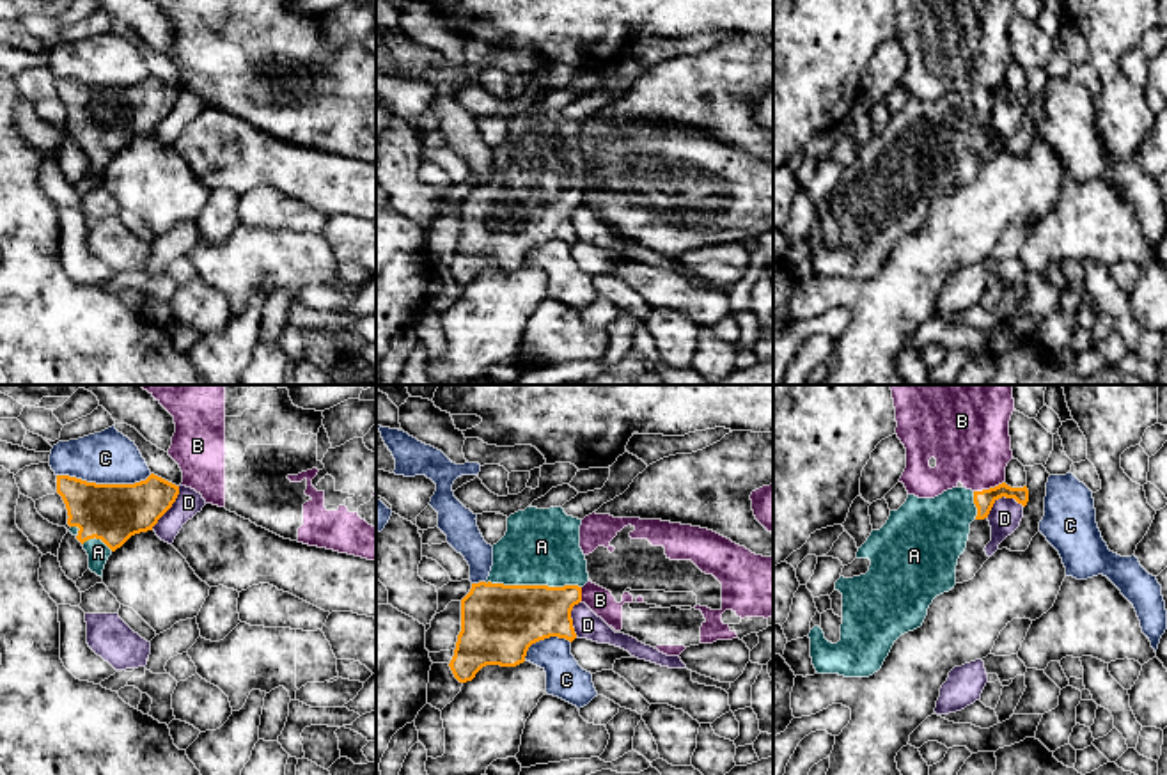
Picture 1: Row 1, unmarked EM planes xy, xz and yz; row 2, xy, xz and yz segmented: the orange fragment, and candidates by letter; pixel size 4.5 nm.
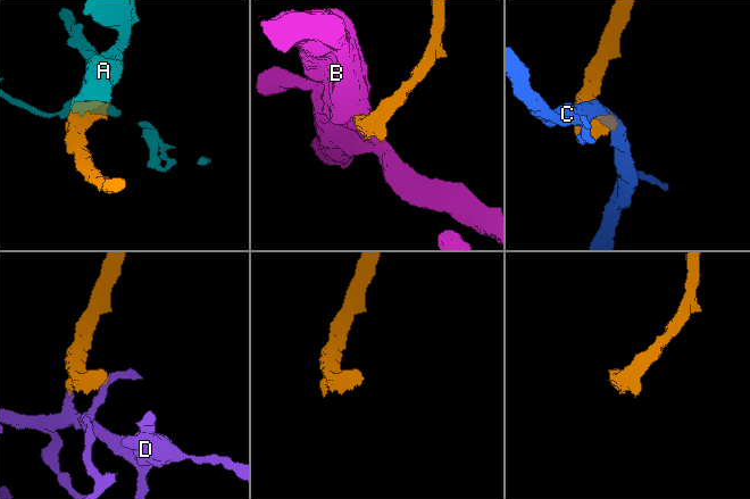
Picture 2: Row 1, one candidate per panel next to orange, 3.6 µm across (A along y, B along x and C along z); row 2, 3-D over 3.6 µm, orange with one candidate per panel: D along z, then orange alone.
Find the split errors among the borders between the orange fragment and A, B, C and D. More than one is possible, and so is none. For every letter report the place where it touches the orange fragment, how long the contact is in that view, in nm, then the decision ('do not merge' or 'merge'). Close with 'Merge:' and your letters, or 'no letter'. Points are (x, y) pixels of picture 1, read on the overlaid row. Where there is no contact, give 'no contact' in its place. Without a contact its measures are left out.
A: contact xz (532, 586); length 440 nm; merge
B: contact yz (990, 488); length 140 nm; do not merge
C: contact xy (103, 485); length 440 nm; do not merge
D: contact yz (1002, 495); length 180 nm; do not merge
Merge: A

